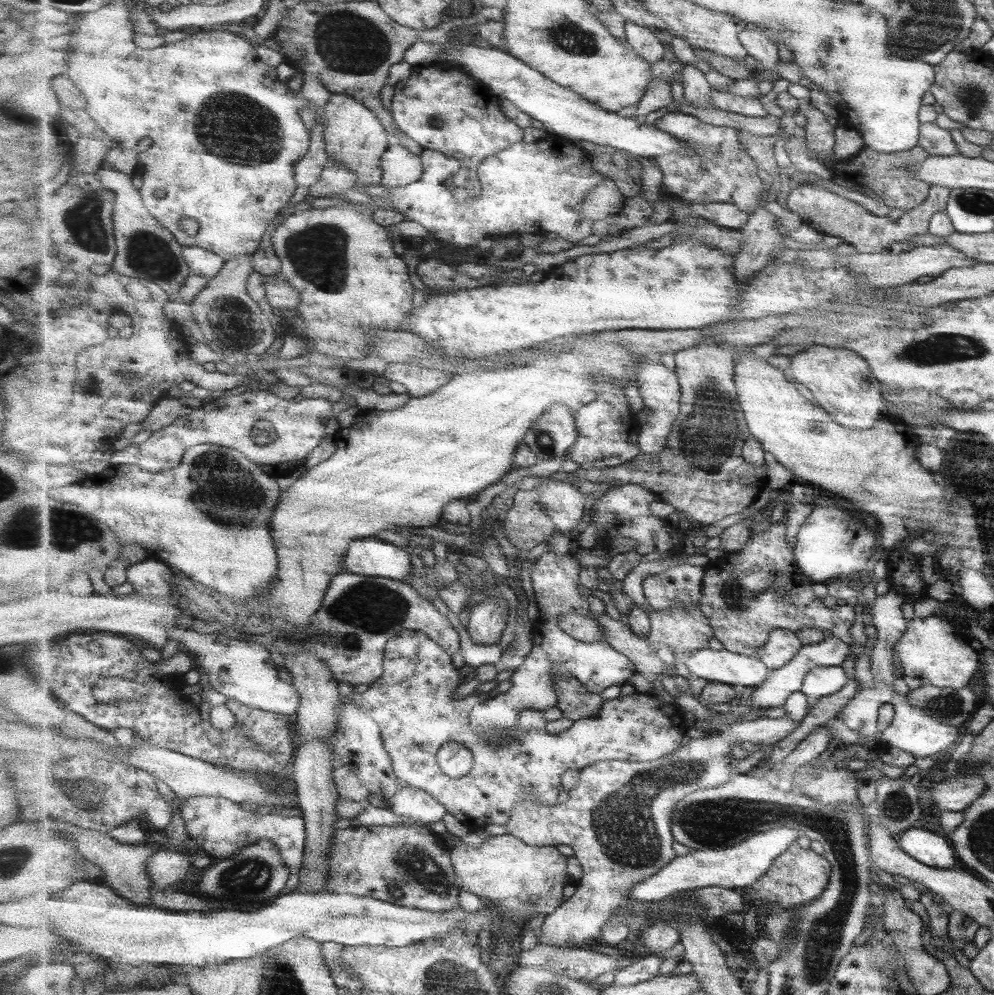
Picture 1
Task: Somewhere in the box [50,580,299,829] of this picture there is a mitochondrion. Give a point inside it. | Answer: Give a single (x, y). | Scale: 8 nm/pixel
(79, 792)

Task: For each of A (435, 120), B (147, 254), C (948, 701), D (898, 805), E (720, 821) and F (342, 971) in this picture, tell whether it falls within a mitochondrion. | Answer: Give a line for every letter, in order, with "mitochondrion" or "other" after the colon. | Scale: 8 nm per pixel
A: mitochondrion
B: mitochondrion
C: mitochondrion
D: mitochondrion
E: mitochondrion
F: other

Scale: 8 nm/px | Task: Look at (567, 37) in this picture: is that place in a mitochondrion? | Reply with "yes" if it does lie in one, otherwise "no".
yes

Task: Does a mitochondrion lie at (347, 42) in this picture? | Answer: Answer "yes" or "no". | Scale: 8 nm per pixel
yes

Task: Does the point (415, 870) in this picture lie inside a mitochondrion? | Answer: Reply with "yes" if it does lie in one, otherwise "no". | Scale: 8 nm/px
yes

